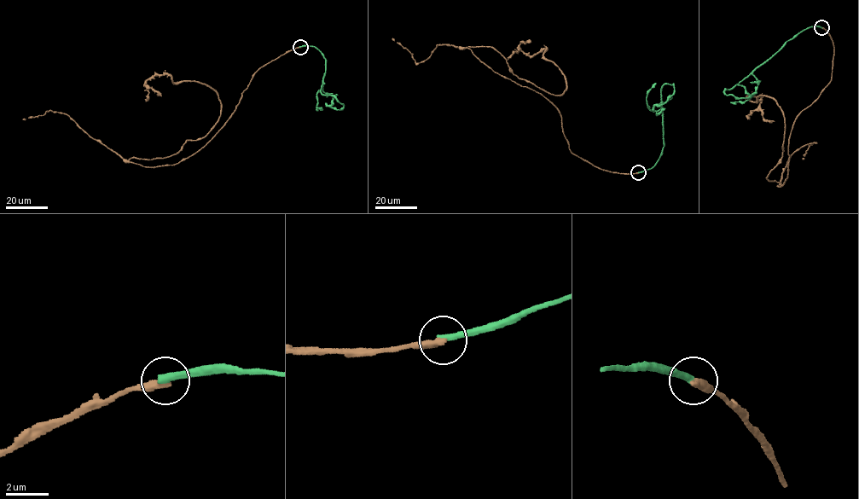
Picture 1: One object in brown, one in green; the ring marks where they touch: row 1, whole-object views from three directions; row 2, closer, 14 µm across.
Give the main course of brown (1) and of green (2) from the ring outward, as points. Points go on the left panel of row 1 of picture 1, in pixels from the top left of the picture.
1: (300, 47), (258, 69), (202, 147), (129, 162), (177, 153), (220, 115), (205, 84), (154, 74), (161, 95)
2: (300, 47), (314, 46), (322, 53), (325, 72), (320, 90), (344, 105), (339, 110), (331, 106), (338, 95)

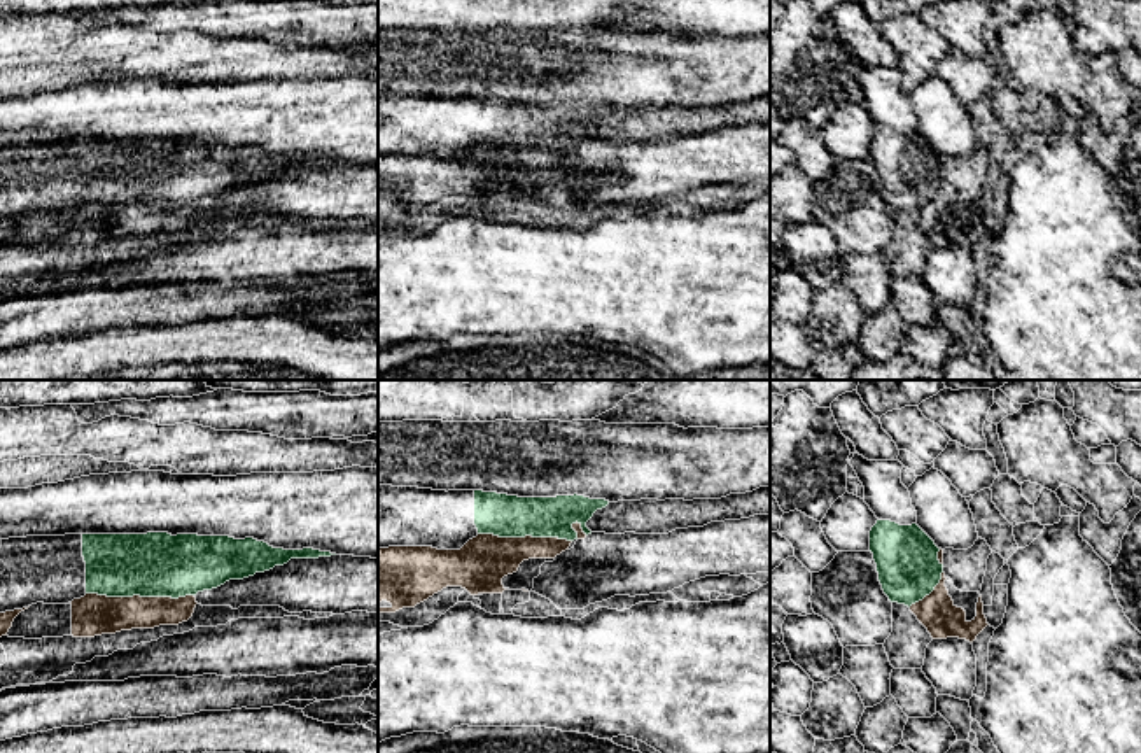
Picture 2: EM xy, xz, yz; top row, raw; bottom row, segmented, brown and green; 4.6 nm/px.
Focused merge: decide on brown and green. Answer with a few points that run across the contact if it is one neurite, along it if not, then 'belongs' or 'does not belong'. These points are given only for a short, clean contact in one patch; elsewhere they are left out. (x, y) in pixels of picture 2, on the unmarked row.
does not belong

